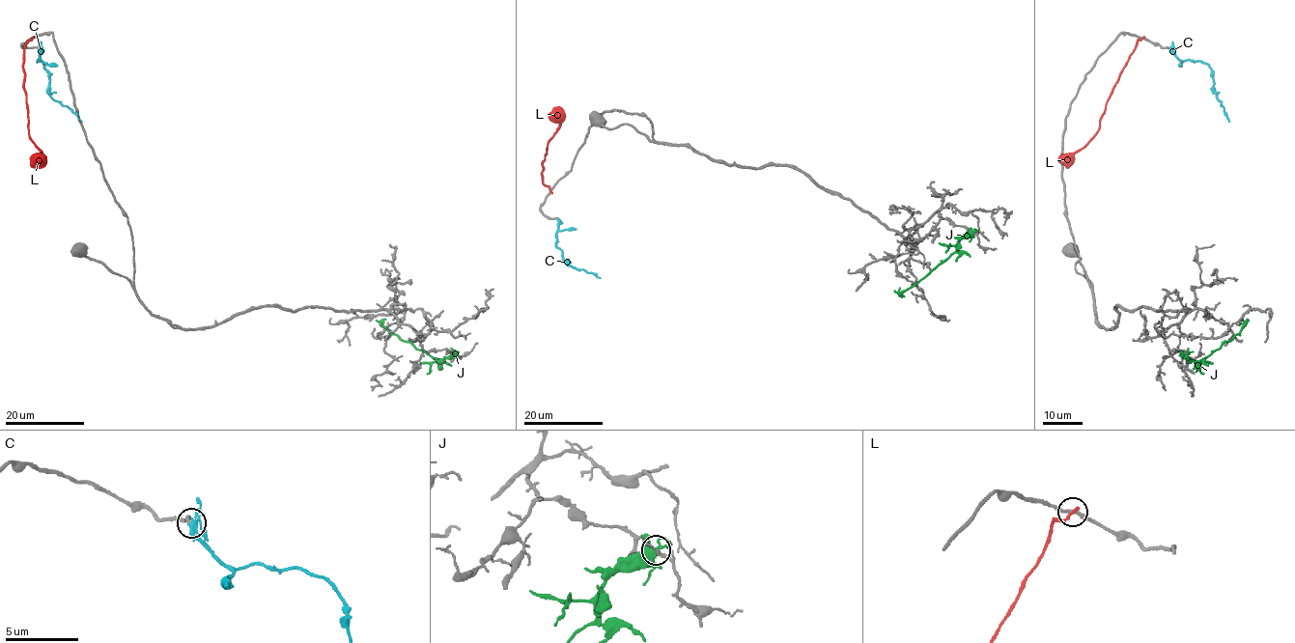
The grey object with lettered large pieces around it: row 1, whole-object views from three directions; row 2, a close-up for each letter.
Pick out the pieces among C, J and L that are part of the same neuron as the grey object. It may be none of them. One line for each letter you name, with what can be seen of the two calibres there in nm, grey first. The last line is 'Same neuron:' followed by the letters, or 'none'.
C: 220/240 nm
Same neuron: C

